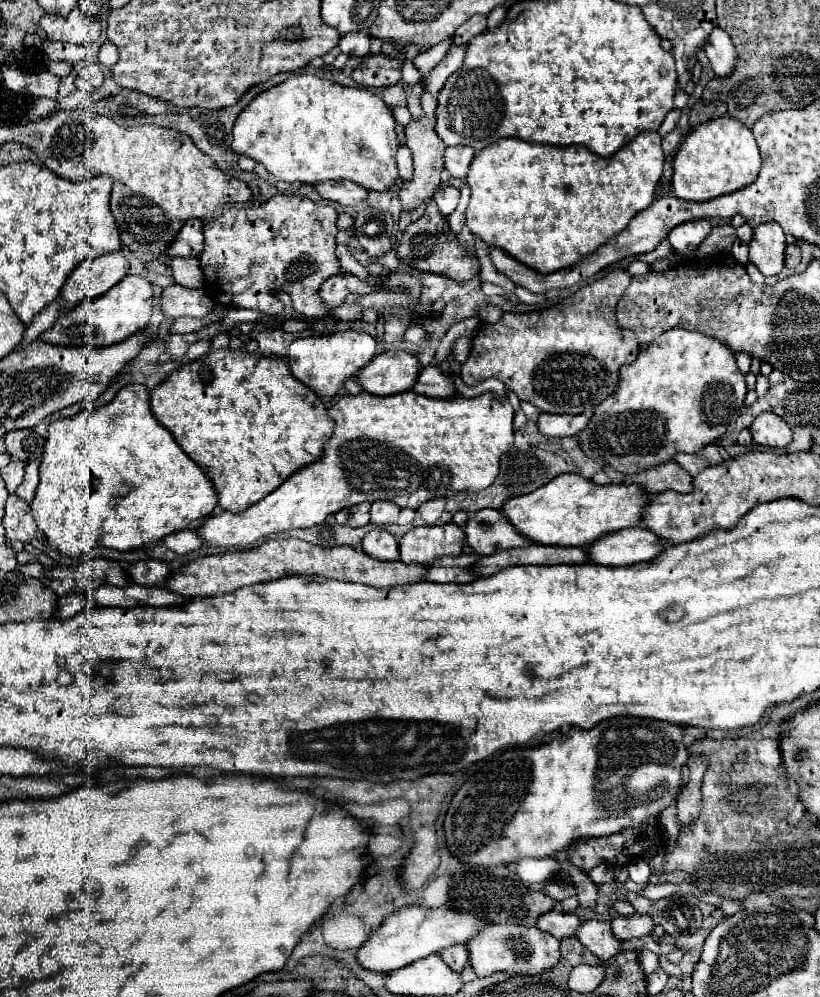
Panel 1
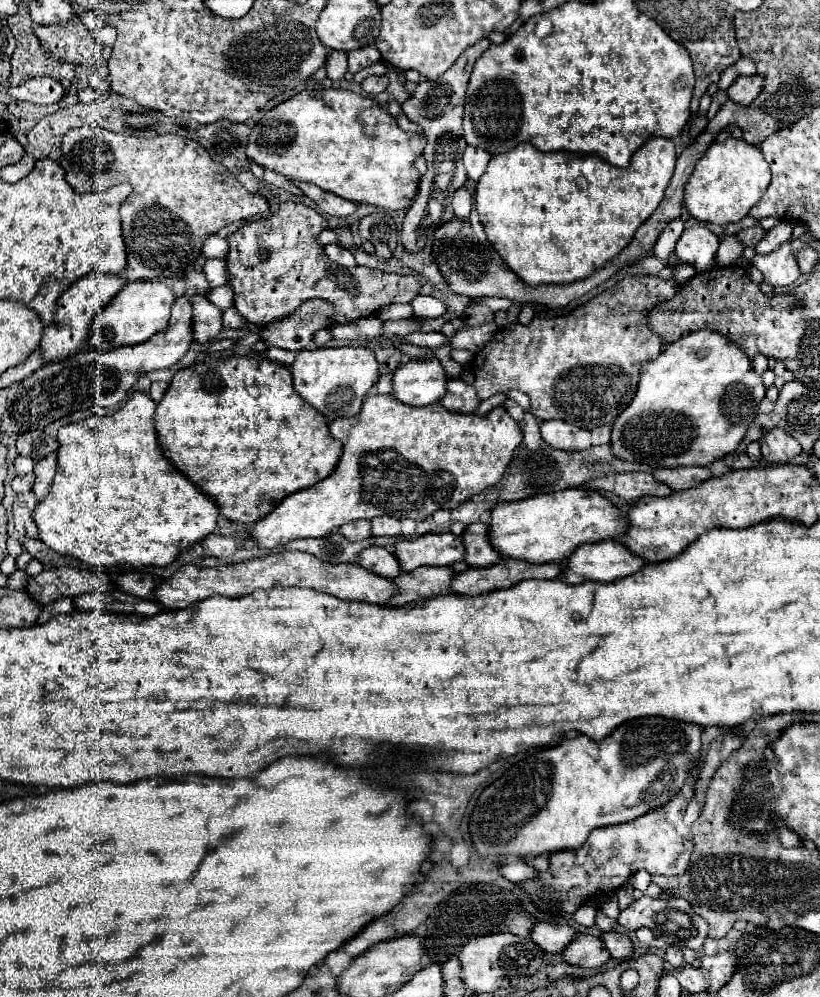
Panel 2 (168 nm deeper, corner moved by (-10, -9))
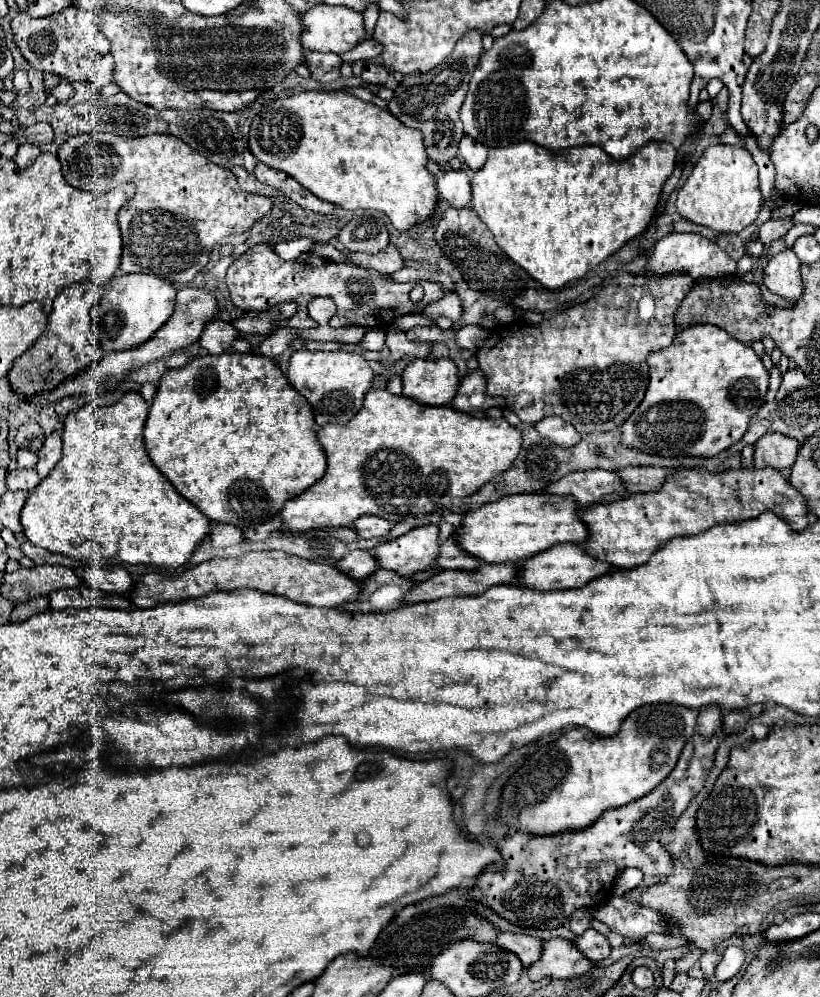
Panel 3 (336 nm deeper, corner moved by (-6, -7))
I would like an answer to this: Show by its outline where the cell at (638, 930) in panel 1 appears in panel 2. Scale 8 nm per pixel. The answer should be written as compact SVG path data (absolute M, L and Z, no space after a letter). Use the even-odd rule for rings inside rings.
M602 933L600 939L604 941L604 947L608 949L608 953L614 957L614 959L624 959L630 955L632 951L632 939L624 933Z

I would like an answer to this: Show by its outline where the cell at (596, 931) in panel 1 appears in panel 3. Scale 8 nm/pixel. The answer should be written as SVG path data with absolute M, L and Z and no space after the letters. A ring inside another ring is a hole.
M548 939L542 943L542 957L528 967L528 977L530 981L542 981L546 977L550 979L574 979L582 977L588 971L592 971L592 963L582 957L572 941L566 939Z

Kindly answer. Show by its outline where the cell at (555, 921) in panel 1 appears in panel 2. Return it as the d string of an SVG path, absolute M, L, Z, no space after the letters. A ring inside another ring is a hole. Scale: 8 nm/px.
M536 923L532 929L532 939L548 955L562 953L570 945L570 939L574 939L574 935L576 935L576 929L562 923Z

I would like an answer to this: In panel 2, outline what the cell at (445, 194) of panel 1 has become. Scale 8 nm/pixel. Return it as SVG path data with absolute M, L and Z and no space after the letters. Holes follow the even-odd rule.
M460 187L454 191L454 197L452 197L452 207L454 207L454 213L458 219L468 219L470 215L470 209L472 209L472 195L468 189Z

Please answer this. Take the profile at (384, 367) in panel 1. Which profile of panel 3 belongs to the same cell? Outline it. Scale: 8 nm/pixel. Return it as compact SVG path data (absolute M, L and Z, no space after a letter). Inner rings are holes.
M422 357L406 367L402 383L404 395L414 401L424 405L450 405L460 385L460 373L450 357Z

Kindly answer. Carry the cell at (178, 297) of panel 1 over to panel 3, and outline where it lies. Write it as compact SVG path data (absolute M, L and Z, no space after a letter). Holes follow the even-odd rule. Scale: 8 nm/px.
M210 321L206 325L206 329L202 331L202 337L200 337L200 347L206 349L208 353L224 353L232 347L232 343L240 337L240 333L226 321Z

